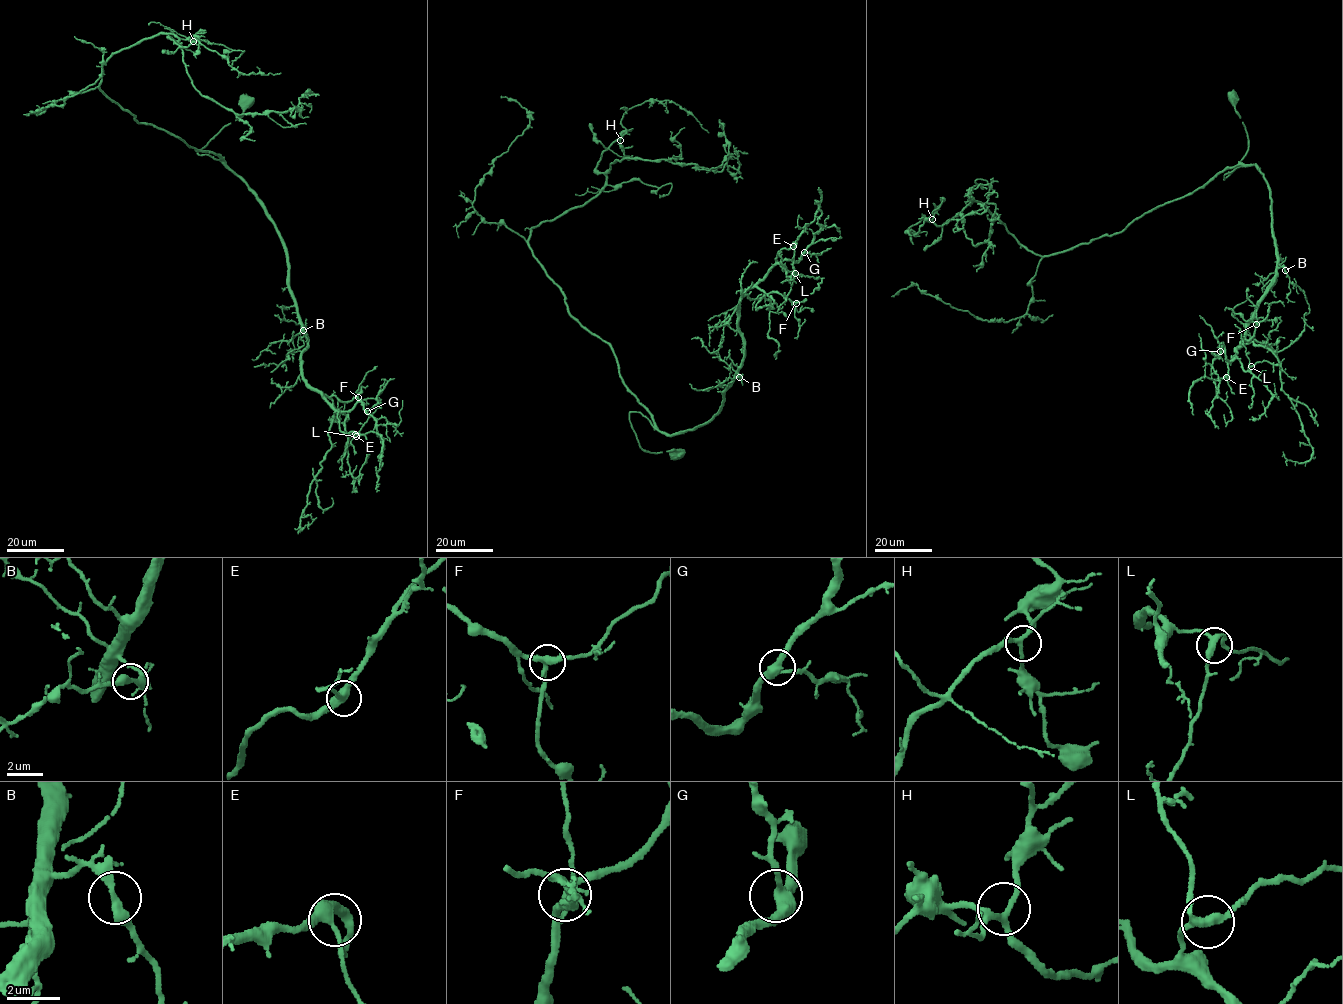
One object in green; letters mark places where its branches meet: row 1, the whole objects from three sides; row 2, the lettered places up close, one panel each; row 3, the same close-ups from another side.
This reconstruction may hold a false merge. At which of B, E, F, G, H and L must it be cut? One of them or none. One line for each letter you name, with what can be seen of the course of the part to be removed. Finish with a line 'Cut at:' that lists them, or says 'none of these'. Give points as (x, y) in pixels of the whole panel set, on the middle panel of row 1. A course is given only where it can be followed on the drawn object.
Cut at: none of these

